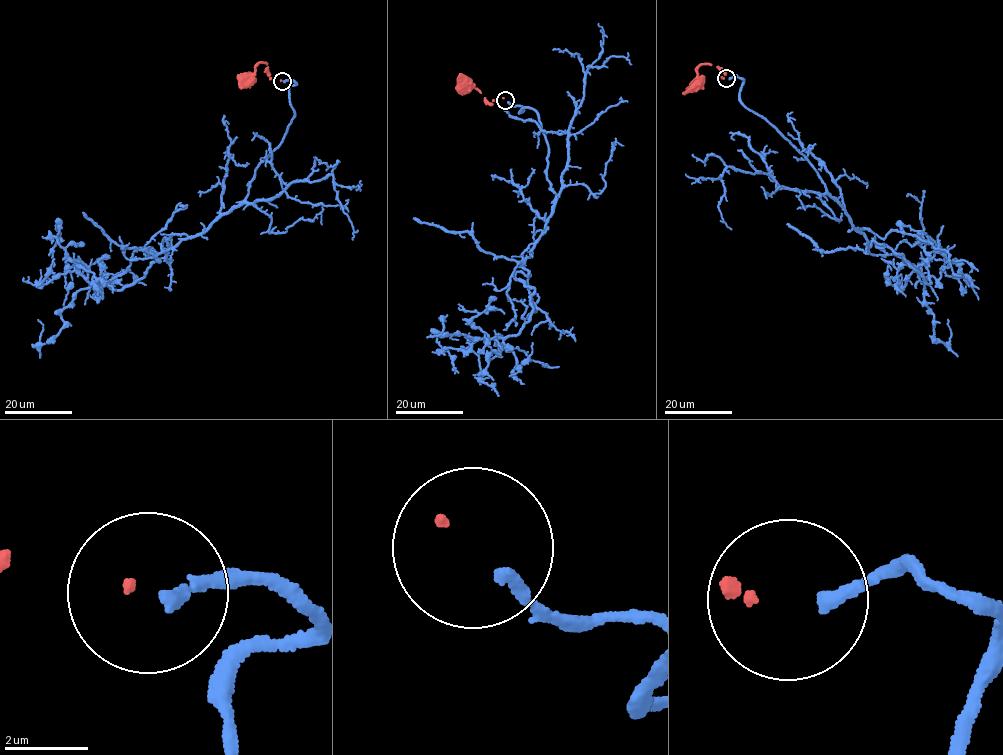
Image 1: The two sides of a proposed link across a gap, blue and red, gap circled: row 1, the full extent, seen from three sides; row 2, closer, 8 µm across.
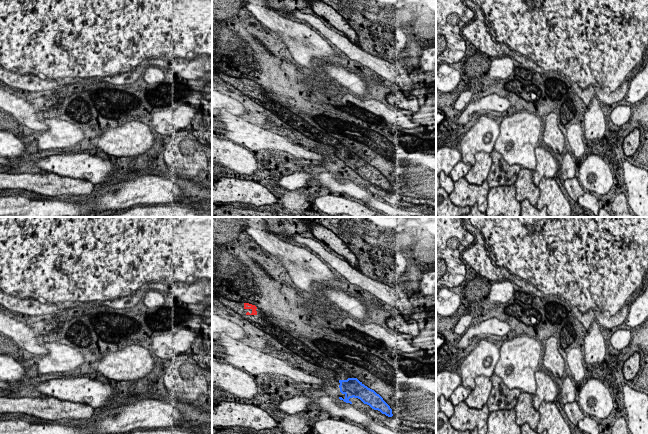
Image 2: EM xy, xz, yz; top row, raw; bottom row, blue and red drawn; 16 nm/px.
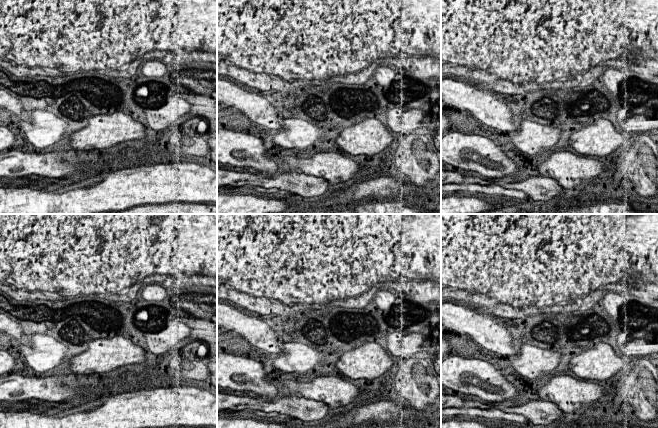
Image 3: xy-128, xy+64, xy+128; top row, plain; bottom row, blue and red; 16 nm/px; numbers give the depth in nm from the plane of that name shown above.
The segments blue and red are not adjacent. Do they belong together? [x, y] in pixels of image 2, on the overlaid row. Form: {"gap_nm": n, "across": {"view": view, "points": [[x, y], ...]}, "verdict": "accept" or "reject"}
{"gap_nm": 1700, "across": {"view": "xz", "points": [[339, 380], [256, 314]]}, "verdict": "accept"}

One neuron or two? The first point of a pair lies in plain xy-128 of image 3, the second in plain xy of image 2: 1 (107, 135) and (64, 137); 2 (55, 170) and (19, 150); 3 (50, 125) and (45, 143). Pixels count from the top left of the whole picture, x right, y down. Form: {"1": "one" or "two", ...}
{"1": "two", "2": "two", "3": "one"}

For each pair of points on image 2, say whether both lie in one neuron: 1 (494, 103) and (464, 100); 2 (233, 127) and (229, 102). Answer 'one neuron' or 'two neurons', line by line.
1: two neurons
2: two neurons

